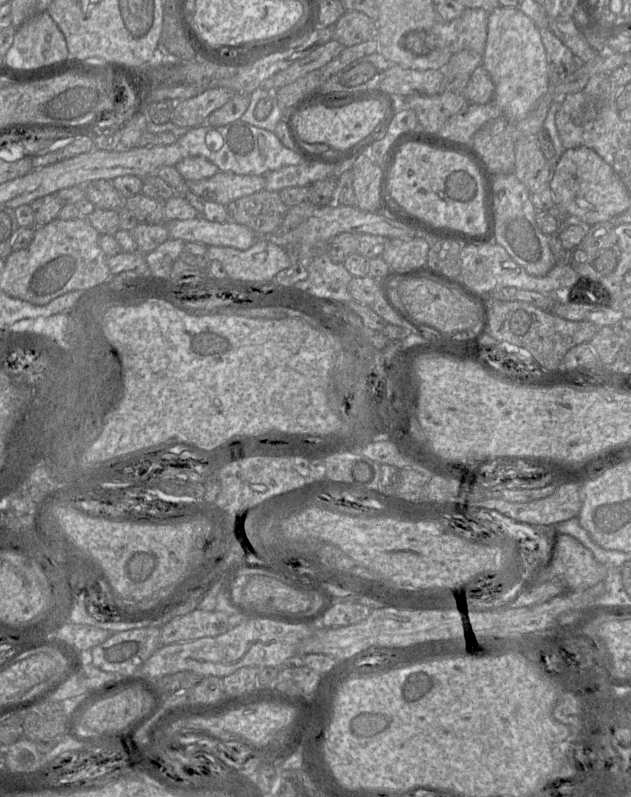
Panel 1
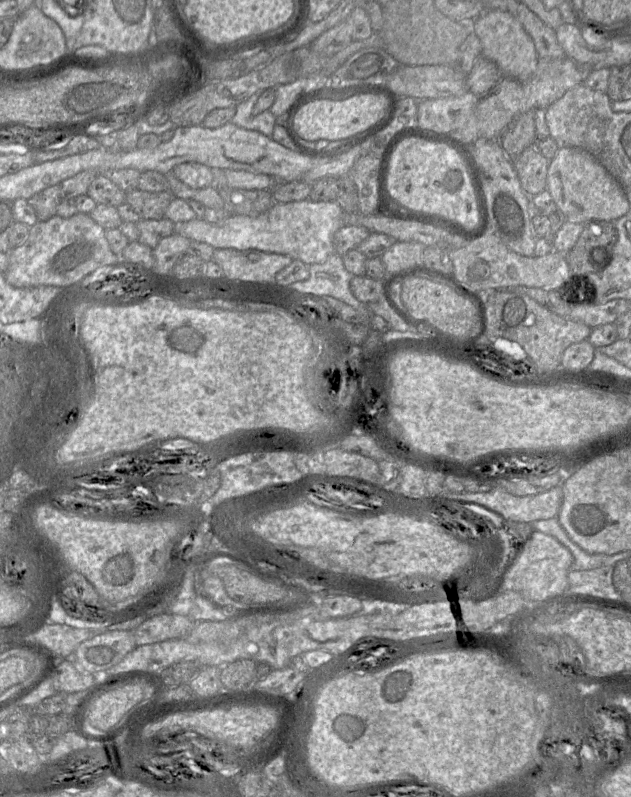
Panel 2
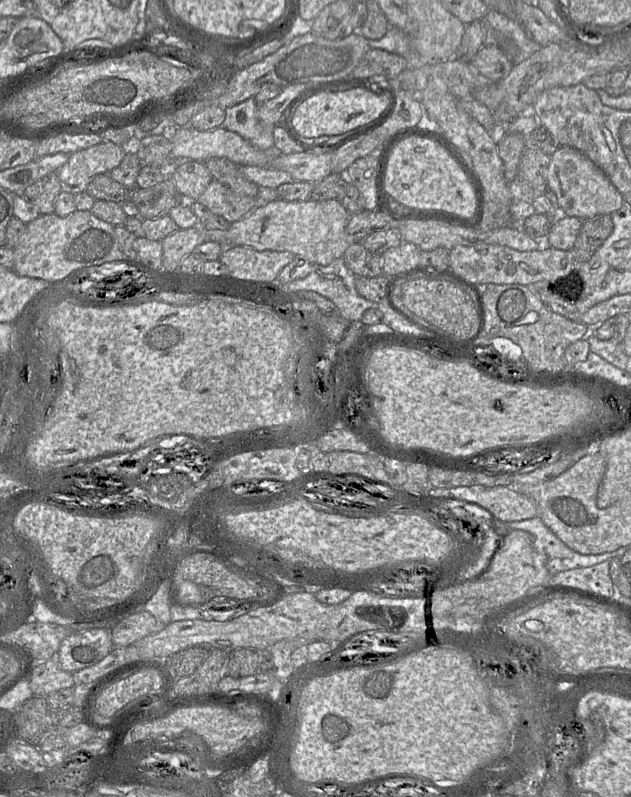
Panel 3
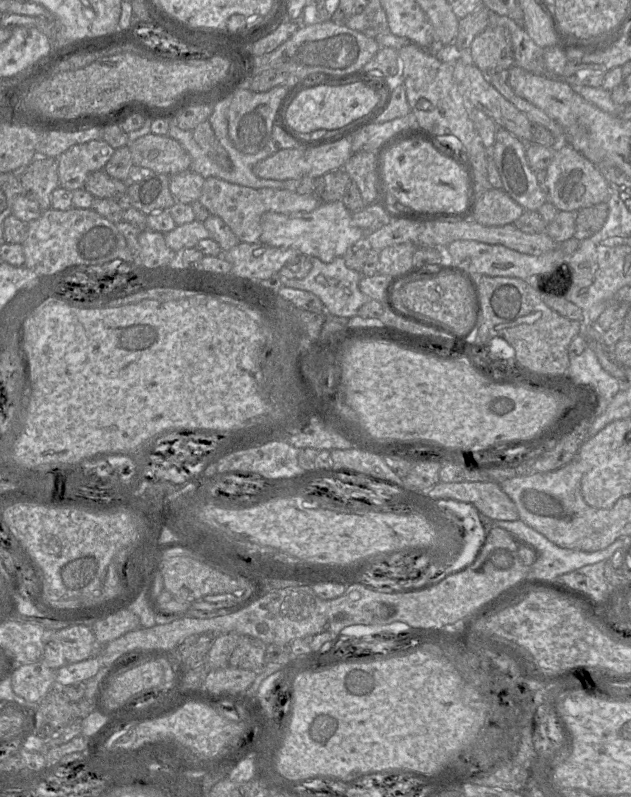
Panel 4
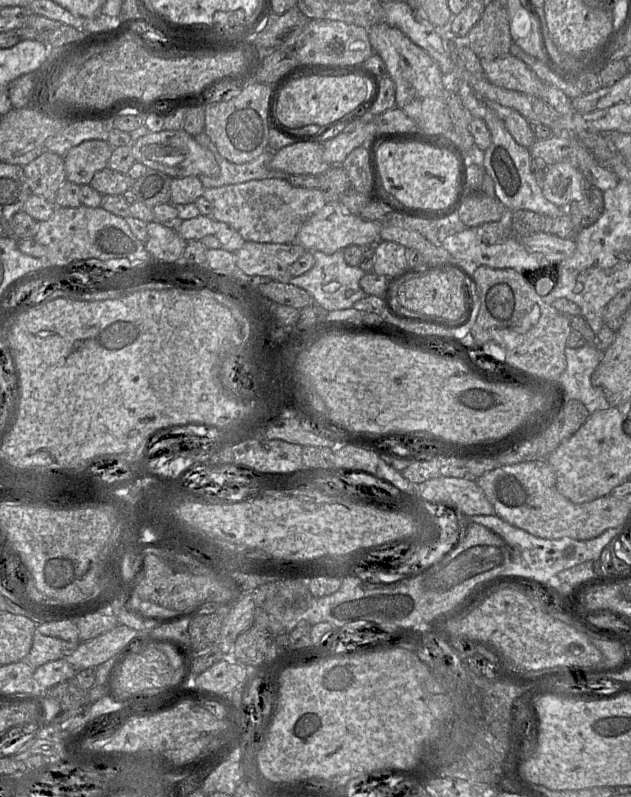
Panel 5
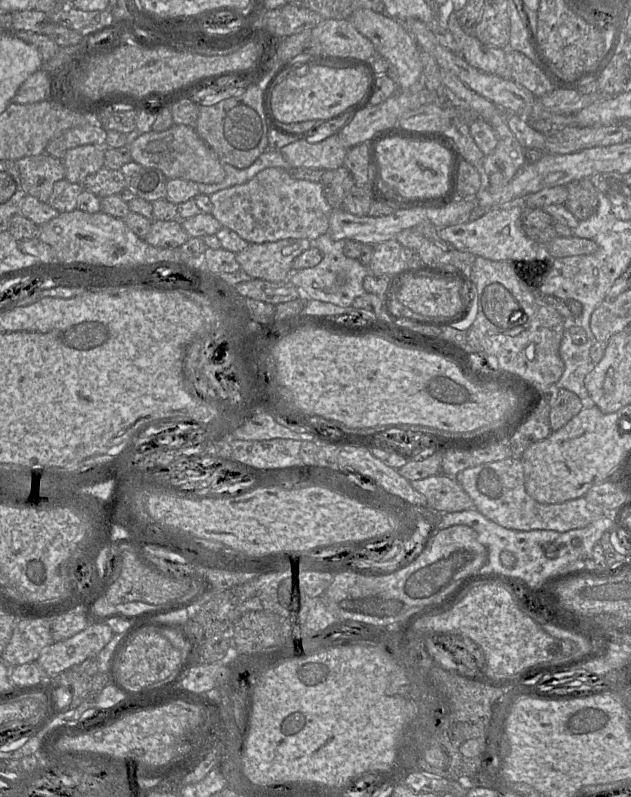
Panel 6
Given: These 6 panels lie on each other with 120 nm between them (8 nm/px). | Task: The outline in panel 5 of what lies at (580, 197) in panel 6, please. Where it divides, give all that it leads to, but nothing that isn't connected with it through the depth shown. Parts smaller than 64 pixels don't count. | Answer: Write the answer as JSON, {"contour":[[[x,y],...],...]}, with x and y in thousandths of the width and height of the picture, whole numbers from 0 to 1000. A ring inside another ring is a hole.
{"contour":[[[929,233],[926,246],[903,255],[899,269],[914,291],[941,281],[957,263],[956,241],[941,233]]]}

